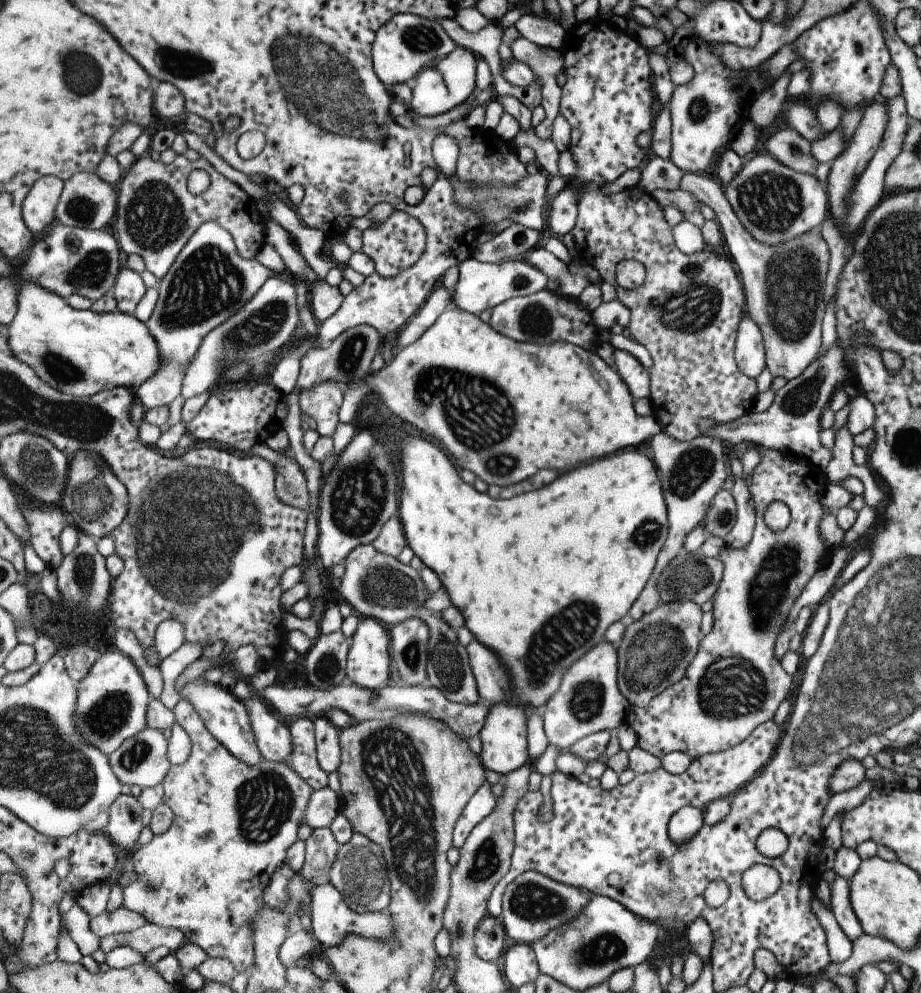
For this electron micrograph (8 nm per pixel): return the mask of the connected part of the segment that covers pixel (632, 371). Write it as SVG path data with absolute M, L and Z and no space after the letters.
M615 350L613 358L615 358L615 370L617 374L621 374L621 380L625 382L633 400L637 402L641 398L649 398L651 380L649 380L649 372L641 366L641 362L635 356L621 350Z

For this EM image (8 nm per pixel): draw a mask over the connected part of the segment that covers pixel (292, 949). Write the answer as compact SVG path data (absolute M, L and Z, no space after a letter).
M305 928L293 936L289 936L281 948L281 960L287 968L291 968L299 958L305 956L323 956L327 946L323 946L321 938L315 932L307 932Z

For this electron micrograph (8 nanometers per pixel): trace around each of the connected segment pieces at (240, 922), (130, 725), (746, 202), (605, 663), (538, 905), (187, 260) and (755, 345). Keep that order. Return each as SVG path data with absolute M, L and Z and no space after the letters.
M181 698L179 706L175 708L175 714L177 714L177 724L181 724L189 732L189 736L193 740L193 754L191 754L189 762L183 764L183 766L173 766L169 770L169 776L163 782L163 786L165 786L165 804L169 804L171 810L175 812L175 824L171 826L171 830L167 834L153 836L153 840L147 846L141 846L131 856L135 872L139 874L139 878L129 888L123 888L123 906L143 914L149 924L181 930L187 936L187 942L199 944L211 958L221 958L221 960L233 962L237 972L251 972L255 968L255 964L257 964L257 940L255 940L257 930L255 930L255 922L257 922L257 916L267 908L265 890L273 882L273 876L277 874L277 870L281 870L287 864L287 856L289 856L289 850L293 848L293 844L299 842L299 828L301 828L301 824L305 824L305 812L309 808L309 802L313 800L313 792L315 790L287 762L279 764L279 762L263 760L259 766L249 766L249 764L237 760L237 756L211 734L211 730L207 728L203 716L199 714L199 710L187 698Z
M121 650L103 654L89 676L77 684L77 690L77 728L89 744L101 748L107 756L113 756L127 740L149 728L149 706L153 702L149 684L135 660Z
M727 146L717 154L715 164L715 174L723 184L721 188L735 216L743 228L765 246L781 246L801 238L813 228L819 228L819 224L829 216L827 192L819 188L813 174L799 174L771 156L753 156L743 164L741 156Z
M603 640L583 658L579 658L573 666L569 666L569 670L565 672L561 688L543 710L549 742L551 746L559 748L559 752L569 750L575 742L583 740L583 736L589 736L591 732L603 732L603 730L611 732L603 758L609 758L621 750L615 730L623 724L629 710L629 702L623 698L619 684L615 684L617 658L619 656L615 656L615 648Z
M541 872L521 874L521 878L517 878L505 894L503 918L505 918L507 934L511 936L511 942L517 942L517 944L531 944L531 946L539 944L553 930L569 924L579 914L583 914L583 910L589 906L591 898L593 896L589 892L559 884L557 880L553 880Z
M221 222L203 224L183 248L171 272L161 280L161 298L147 326L157 338L163 364L159 374L135 390L137 400L143 402L147 410L171 406L183 394L189 366L195 362L205 338L241 312L241 308L259 294L261 286L273 278L273 274L275 272L257 260L243 258L235 236L225 230Z
M743 312L737 324L737 340L735 340L735 364L737 368L749 376L757 378L765 370L765 344L759 326Z

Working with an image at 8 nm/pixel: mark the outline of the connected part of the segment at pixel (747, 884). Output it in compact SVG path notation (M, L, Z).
M751 866L741 876L741 888L745 896L753 902L763 902L769 896L773 896L779 884L781 884L781 878L777 870L769 866Z

